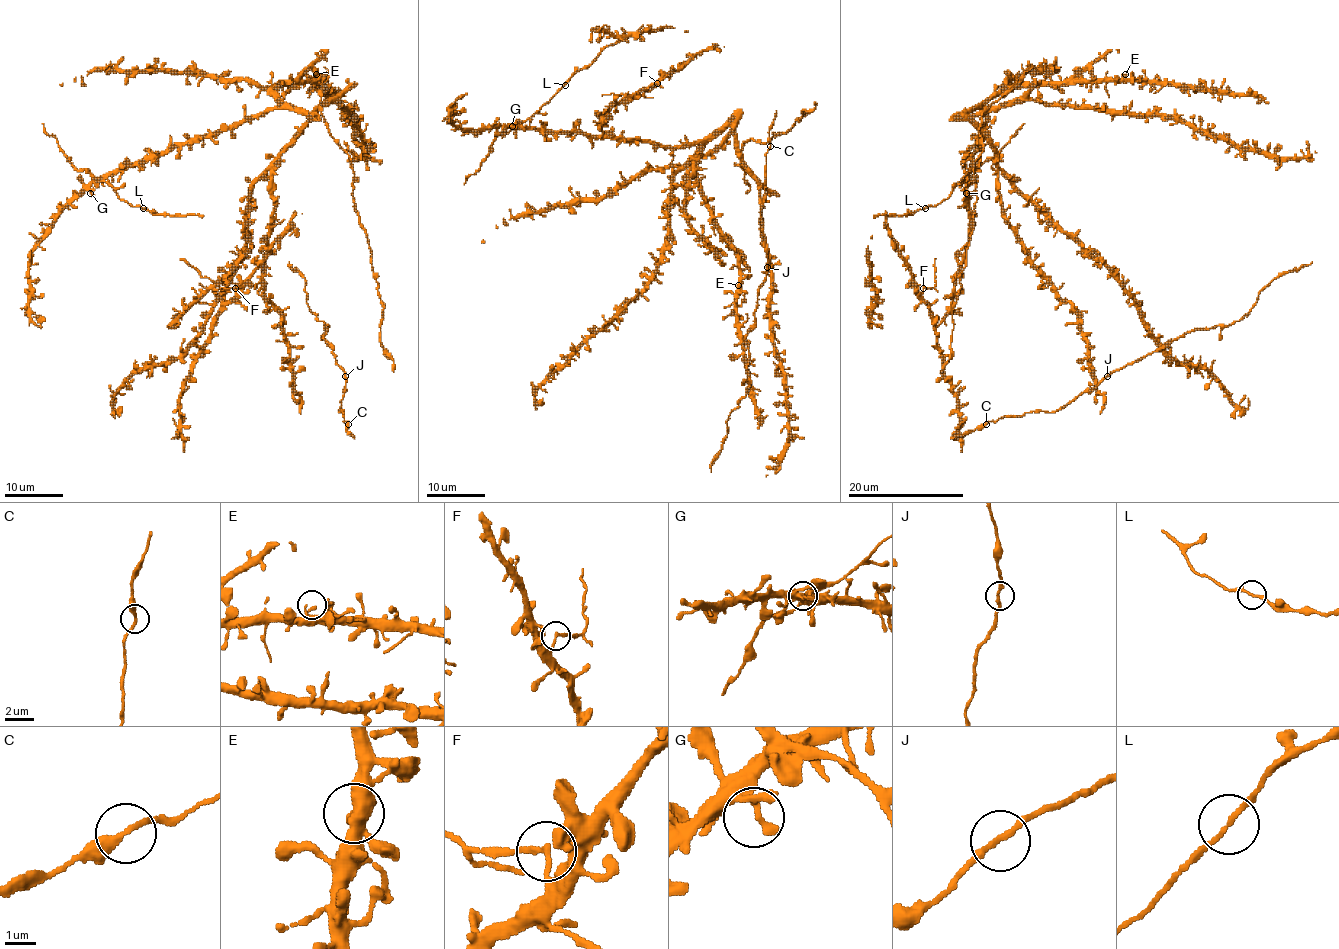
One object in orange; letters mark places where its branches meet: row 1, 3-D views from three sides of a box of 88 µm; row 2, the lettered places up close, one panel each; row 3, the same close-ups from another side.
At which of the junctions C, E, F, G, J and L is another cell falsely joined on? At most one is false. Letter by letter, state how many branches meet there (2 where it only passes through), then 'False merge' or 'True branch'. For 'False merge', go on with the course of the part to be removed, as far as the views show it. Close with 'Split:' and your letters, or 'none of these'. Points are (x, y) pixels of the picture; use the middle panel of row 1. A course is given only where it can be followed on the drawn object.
C: Branches: 2. True branch
E: Branches: 2. True branch
F: Branches: 2. False merge. Course of the part to remove: (657, 83), (637, 96), (611, 93), (602, 96)
G: Branches: 2. True branch
J: Branches: 2. True branch
L: Branches: 2. True branch
Split: F

